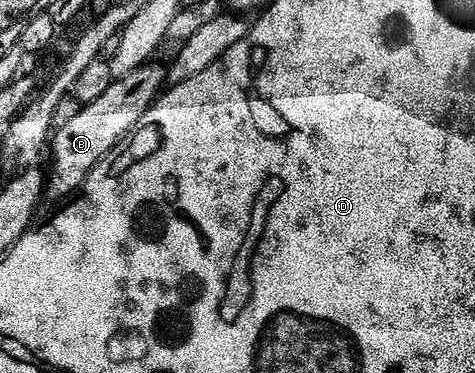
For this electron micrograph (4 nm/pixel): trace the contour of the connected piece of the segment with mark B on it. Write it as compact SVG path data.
M149 62L143 68L113 79L110 90L106 90L102 98L94 98L94 102L81 106L73 120L56 128L50 140L52 173L49 171L46 176L47 199L64 202L75 196L81 186L88 183L94 166L98 166L98 162L102 162L102 158L106 158L106 154L142 122L142 114L157 103L165 84L165 69L160 69L156 62Z

